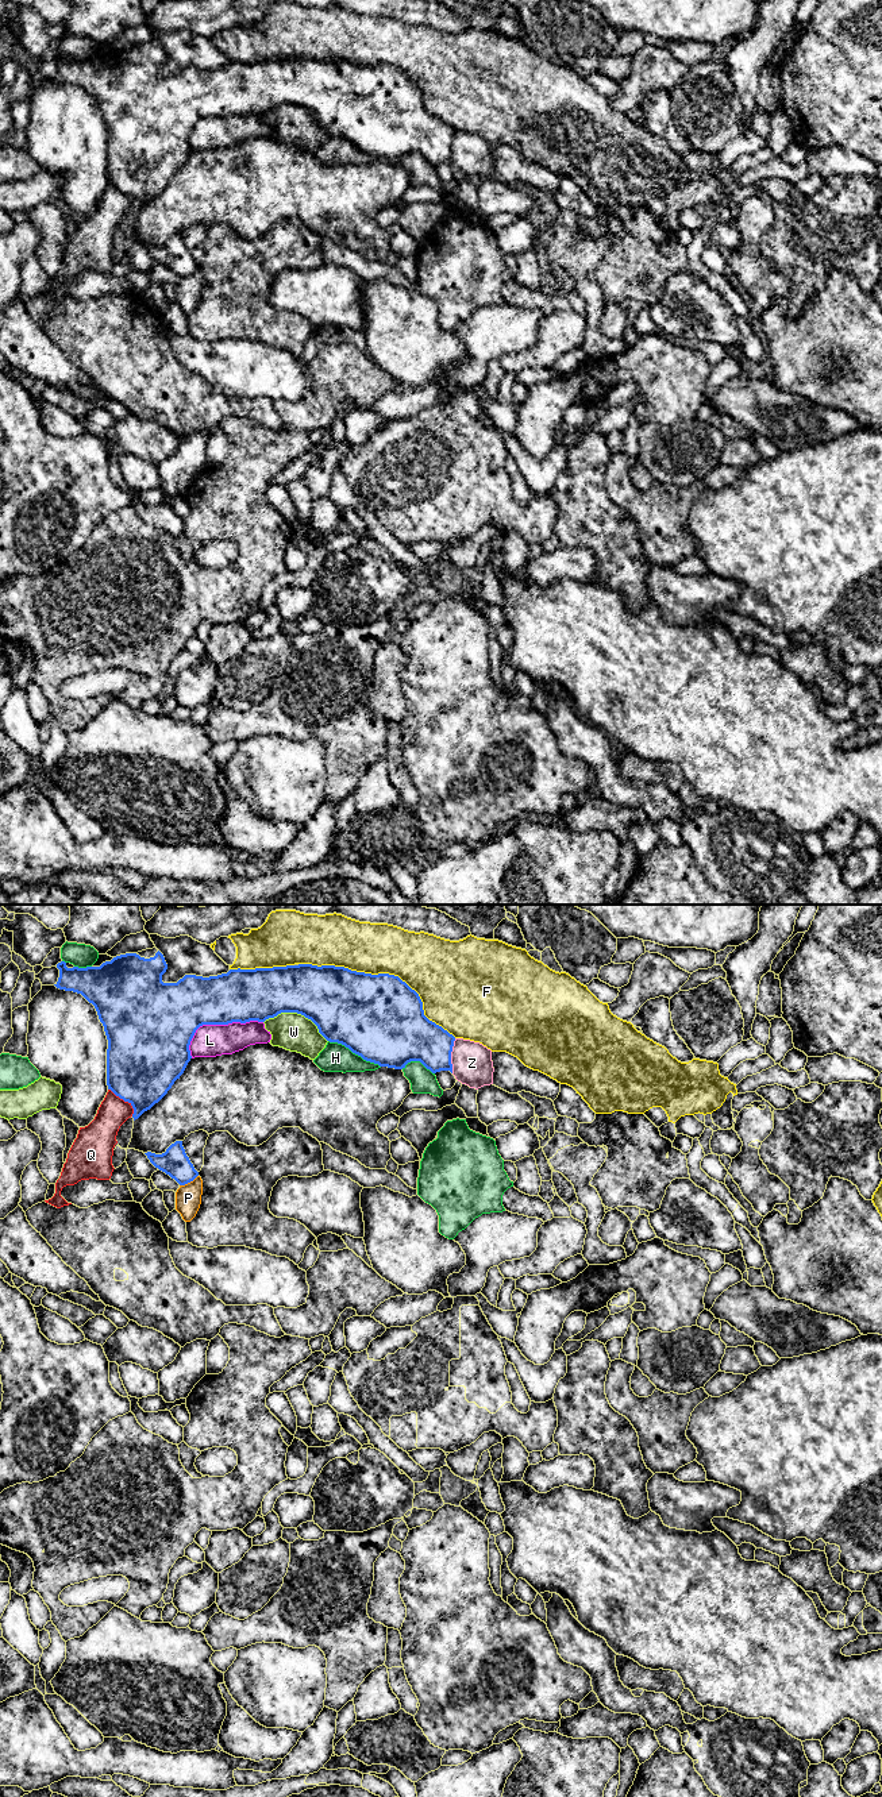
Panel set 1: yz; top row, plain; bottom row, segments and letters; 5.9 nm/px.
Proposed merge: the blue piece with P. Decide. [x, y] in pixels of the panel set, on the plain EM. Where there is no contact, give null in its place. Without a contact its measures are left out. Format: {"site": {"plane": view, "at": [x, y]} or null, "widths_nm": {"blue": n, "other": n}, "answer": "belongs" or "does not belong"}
{"site": {"plane": "yz", "at": [188, 274]}, "widths_nm": {"blue": 160, "other": 160}, "answer": "does not belong"}

